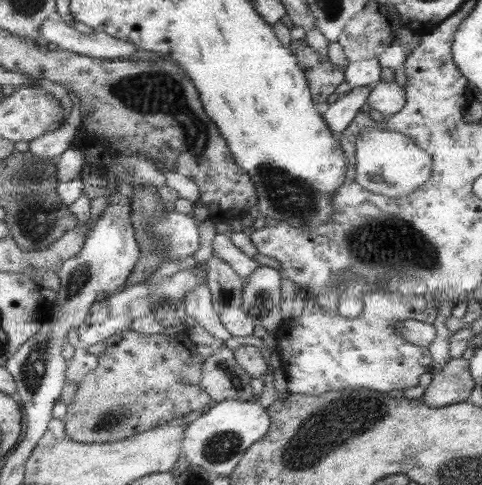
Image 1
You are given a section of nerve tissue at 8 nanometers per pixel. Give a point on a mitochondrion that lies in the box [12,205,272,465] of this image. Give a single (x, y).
(34, 371)

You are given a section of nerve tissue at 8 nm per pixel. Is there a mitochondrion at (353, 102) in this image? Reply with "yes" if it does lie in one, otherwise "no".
no

